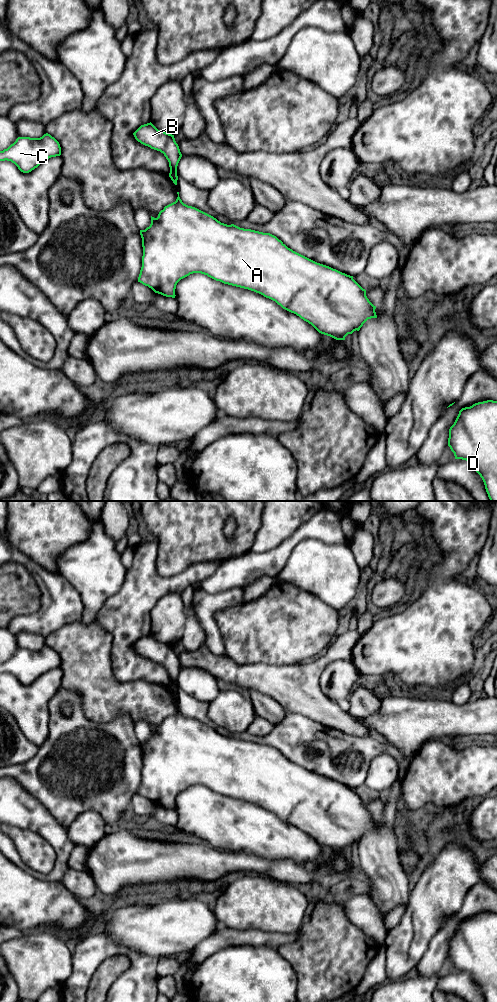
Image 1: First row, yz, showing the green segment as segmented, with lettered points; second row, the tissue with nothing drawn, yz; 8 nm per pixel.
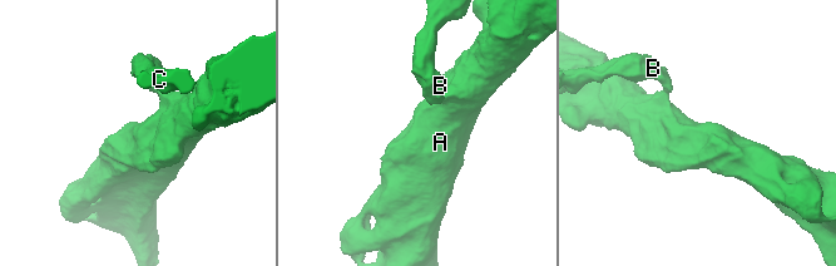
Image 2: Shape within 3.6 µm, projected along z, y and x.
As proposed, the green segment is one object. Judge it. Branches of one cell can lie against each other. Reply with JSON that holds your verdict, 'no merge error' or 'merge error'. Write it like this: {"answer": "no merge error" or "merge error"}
{"answer": "merge error"}

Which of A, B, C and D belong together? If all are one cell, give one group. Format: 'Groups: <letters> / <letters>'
Groups: A D / B C

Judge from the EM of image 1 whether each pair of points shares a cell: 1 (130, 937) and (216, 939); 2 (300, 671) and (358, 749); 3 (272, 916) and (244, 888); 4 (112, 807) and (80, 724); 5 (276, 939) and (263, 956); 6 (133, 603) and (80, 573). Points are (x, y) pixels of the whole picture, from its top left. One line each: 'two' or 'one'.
1: two
2: two
3: one
4: one
5: two
6: two

